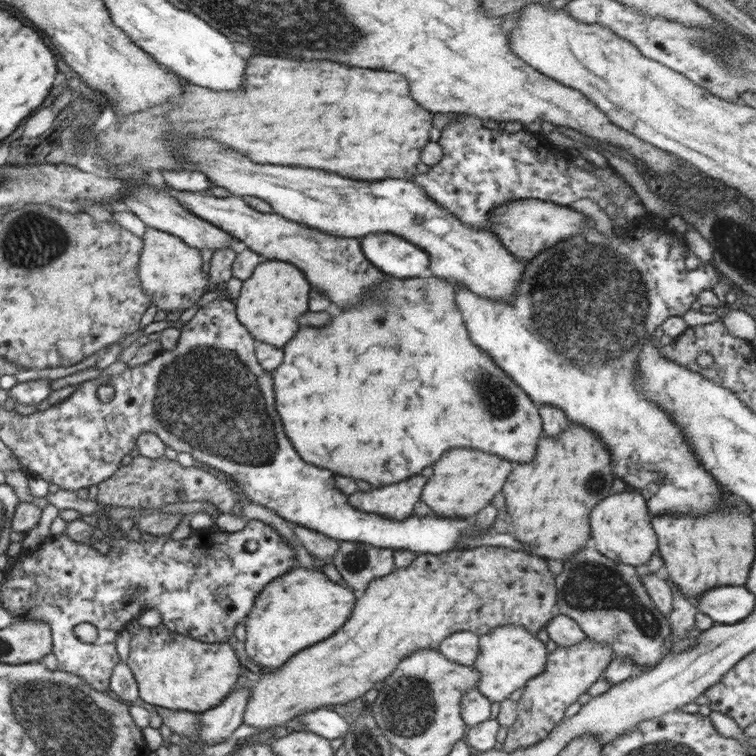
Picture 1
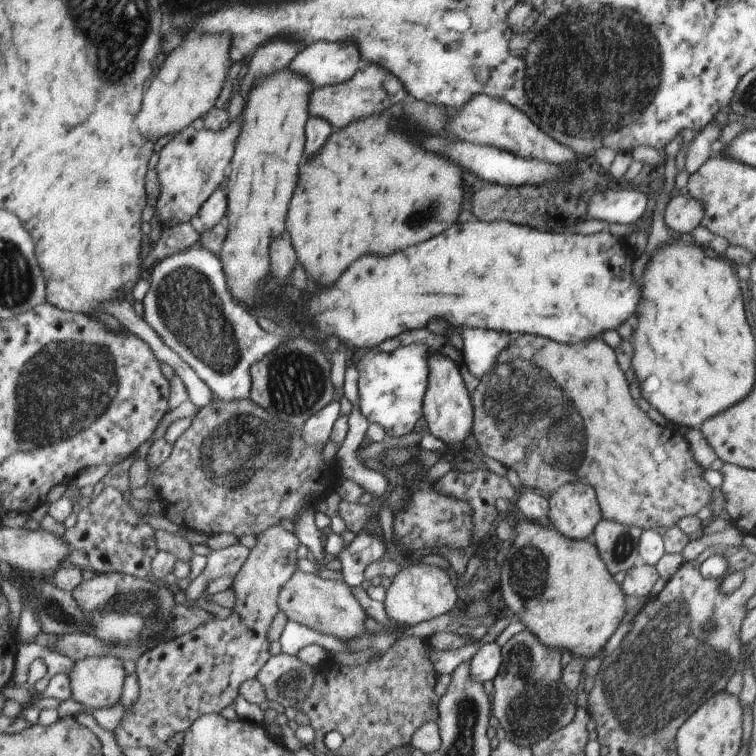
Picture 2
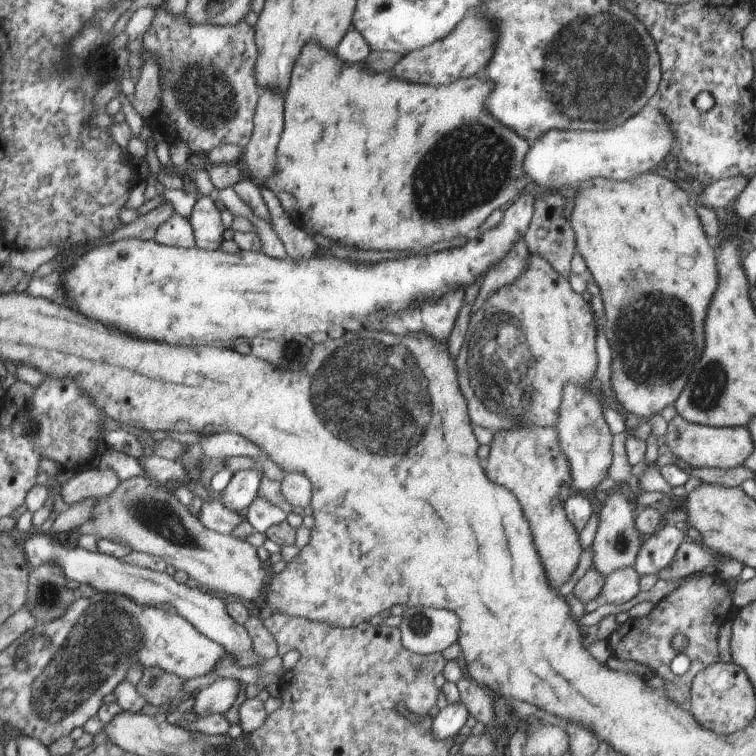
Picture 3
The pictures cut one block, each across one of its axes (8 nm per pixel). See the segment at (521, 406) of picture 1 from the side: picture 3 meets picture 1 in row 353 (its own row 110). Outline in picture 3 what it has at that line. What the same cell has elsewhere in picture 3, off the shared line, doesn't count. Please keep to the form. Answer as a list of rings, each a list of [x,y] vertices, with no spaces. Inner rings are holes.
[[[316,42],[309,43],[298,62],[295,63],[291,74],[290,86],[286,90],[284,99],[284,134],[276,146],[276,170],[266,180],[268,187],[281,202],[286,214],[308,234],[322,234],[330,238],[332,242],[340,246],[356,246],[364,250],[422,250],[436,244],[436,242],[450,242],[454,238],[469,238],[480,228],[480,224],[504,204],[512,202],[518,192],[528,184],[524,171],[522,170],[522,158],[527,158],[528,140],[521,137],[515,130],[507,125],[500,124],[487,108],[487,99],[495,91],[496,84],[481,74],[458,79],[452,84],[442,86],[424,86],[424,84],[410,84],[404,80],[396,80],[390,74],[370,74],[366,62],[358,62],[356,66],[346,65],[340,60],[336,52],[328,52]],[[334,68],[334,70],[332,70]],[[402,214],[402,218],[400,218]],[[402,222],[402,248],[400,248],[400,228]]]

